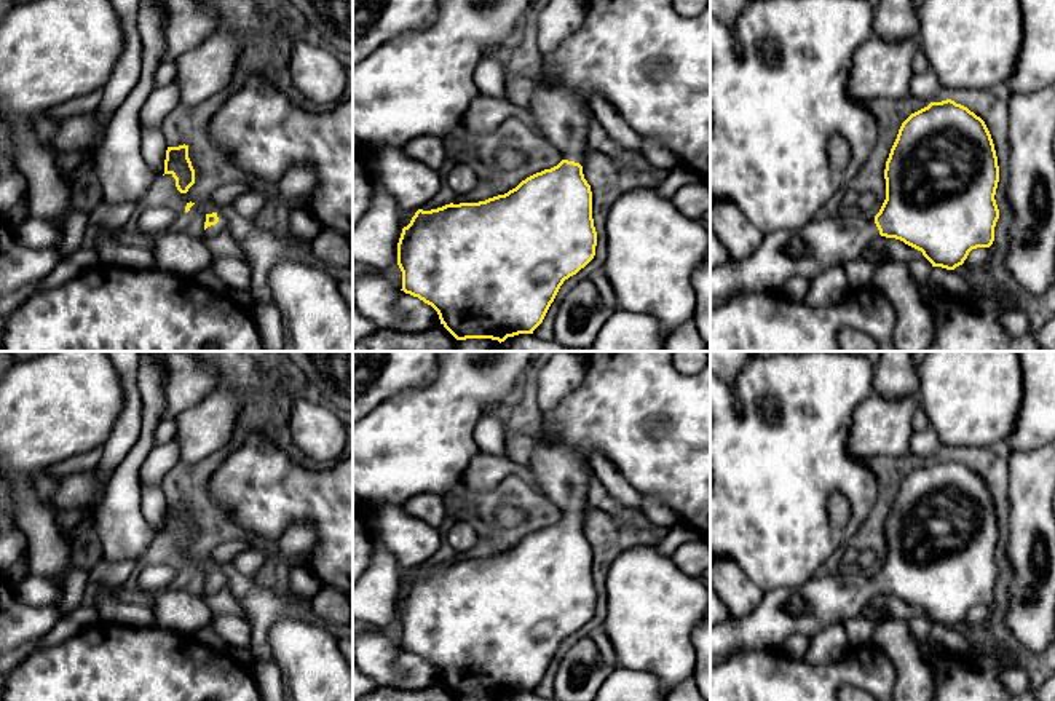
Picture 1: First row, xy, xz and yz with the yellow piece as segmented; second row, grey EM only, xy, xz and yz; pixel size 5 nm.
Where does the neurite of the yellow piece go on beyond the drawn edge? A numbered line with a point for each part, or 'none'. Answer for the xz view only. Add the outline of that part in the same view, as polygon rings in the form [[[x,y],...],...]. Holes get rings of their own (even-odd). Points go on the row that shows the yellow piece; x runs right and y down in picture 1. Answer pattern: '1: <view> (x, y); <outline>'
1: xz (561, 114); [[[541,67],[541,78],[535,81],[527,110],[535,118],[535,131],[544,136],[563,160],[583,164],[592,112],[587,99],[559,81],[557,67]]]

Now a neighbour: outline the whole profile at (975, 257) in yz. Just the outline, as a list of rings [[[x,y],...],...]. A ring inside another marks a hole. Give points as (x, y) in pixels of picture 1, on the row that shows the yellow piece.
[[[990,248],[972,249],[962,265],[967,268],[978,268],[990,257]]]

